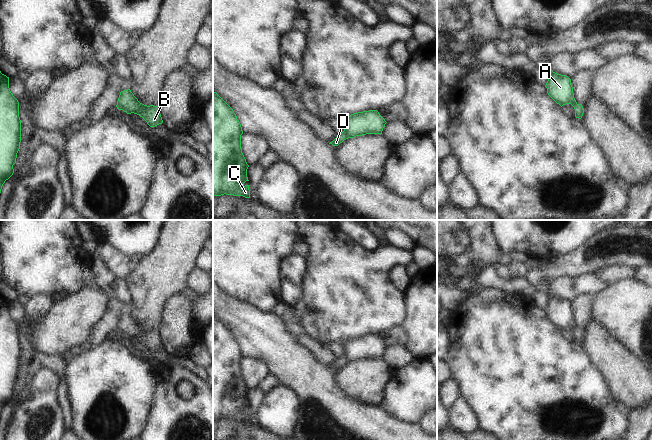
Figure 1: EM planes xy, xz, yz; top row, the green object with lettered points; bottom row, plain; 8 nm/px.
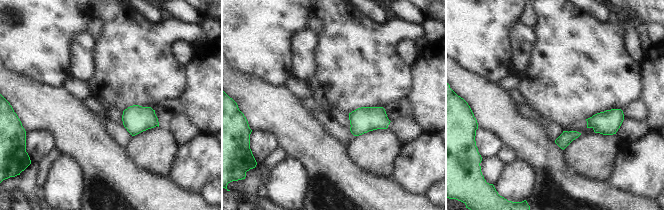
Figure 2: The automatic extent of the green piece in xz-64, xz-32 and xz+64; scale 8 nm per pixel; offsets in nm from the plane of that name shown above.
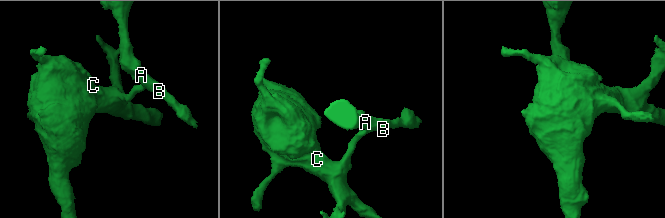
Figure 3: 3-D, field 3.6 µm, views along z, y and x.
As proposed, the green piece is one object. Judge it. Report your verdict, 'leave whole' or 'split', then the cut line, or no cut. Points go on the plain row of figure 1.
split | xz (342, 356), (348, 361)

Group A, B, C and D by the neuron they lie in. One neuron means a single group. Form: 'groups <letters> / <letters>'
groups A B / C D

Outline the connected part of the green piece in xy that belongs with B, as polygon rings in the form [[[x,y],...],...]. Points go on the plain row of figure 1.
[[[130,313],[120,316],[117,329],[127,338],[139,339],[150,351],[163,347],[158,330],[147,330],[140,327]]]

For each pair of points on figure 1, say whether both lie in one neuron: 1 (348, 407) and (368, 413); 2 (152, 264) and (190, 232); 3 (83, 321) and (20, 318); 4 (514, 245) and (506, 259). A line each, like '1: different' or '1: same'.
1: same
2: same
3: same
4: different

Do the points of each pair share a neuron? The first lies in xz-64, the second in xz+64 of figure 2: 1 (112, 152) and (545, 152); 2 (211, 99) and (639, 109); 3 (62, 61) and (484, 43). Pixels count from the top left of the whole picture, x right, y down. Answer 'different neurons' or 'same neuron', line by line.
1: same neuron
2: different neurons
3: same neuron

